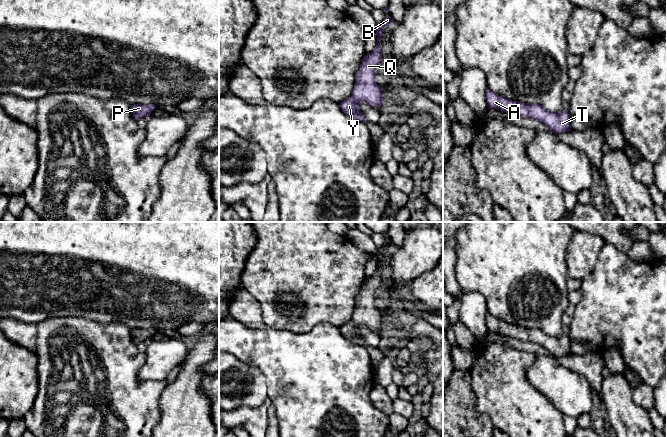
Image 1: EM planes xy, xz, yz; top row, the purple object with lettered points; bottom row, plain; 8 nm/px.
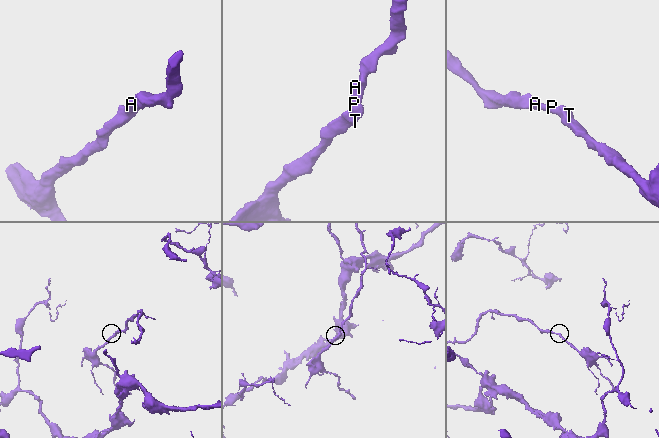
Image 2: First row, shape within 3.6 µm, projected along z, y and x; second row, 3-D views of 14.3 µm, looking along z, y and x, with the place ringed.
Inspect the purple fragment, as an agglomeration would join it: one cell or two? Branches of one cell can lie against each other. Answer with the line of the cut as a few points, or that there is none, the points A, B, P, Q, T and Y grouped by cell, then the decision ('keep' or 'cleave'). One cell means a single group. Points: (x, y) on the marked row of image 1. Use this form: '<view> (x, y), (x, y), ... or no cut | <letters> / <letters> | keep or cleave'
no cut | A B P Q T Y | keep

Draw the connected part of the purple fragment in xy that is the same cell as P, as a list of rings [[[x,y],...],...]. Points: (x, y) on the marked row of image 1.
[[[134,104],[131,106],[131,112],[133,117],[137,120],[141,117],[147,118],[147,116],[150,115],[155,108],[156,106],[153,104]]]

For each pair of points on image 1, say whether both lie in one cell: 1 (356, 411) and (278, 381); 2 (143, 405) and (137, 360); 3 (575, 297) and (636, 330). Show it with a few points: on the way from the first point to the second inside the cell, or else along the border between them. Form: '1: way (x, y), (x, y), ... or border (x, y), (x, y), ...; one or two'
1: way (337, 410), (306, 381), (297, 381); one
2: way (132, 394), (132, 371); one
3: border (580, 289), (581, 299), (575, 306); two

